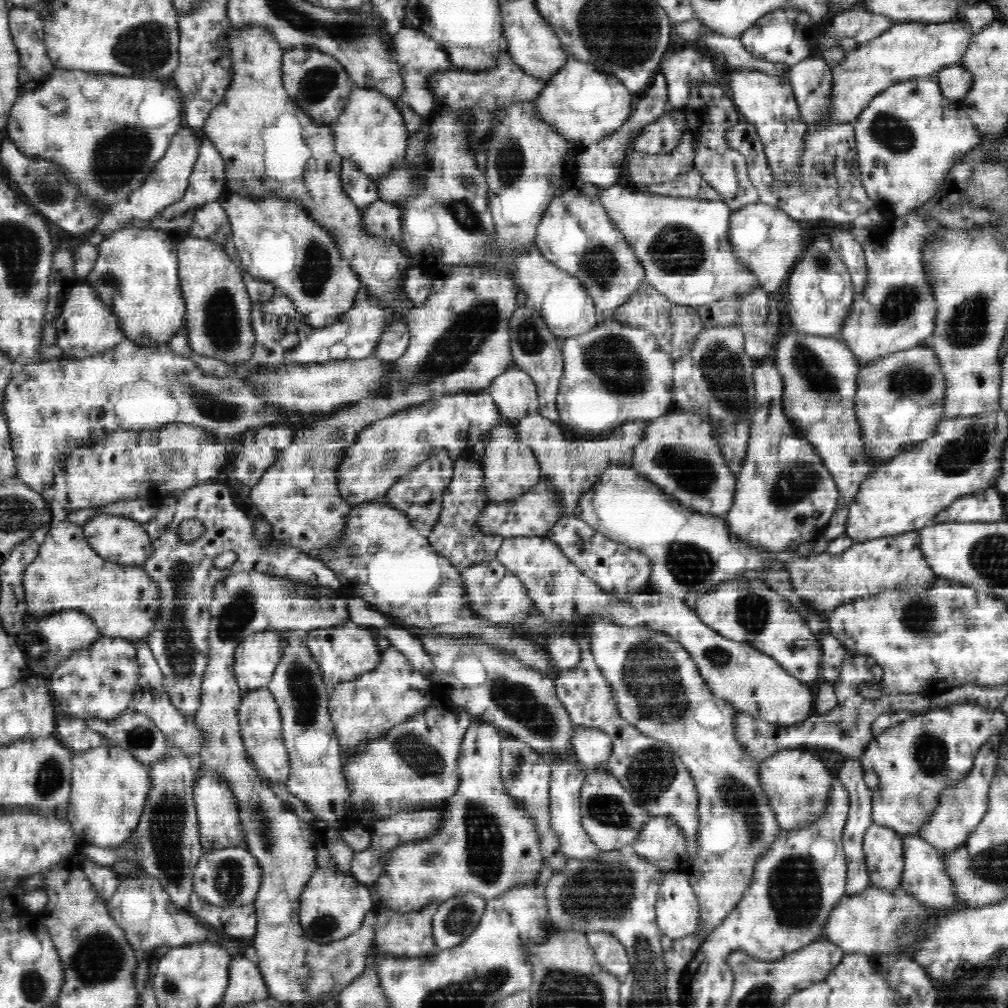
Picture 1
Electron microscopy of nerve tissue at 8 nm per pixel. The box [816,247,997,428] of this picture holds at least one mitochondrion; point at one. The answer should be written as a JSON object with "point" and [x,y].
{"point":[966,327]}

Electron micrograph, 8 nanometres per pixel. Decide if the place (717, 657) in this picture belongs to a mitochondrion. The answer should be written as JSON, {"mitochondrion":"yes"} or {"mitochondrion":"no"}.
{"mitochondrion":"yes"}

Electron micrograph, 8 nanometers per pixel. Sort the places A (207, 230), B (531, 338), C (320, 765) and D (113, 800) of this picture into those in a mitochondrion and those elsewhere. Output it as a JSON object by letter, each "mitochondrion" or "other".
{"A":"other","B":"mitochondrion","C":"other","D":"other"}

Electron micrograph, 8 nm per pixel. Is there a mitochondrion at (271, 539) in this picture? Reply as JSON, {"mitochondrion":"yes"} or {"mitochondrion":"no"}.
{"mitochondrion":"no"}

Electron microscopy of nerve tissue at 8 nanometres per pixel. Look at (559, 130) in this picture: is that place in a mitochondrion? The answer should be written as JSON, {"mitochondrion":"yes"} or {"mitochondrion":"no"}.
{"mitochondrion":"no"}

